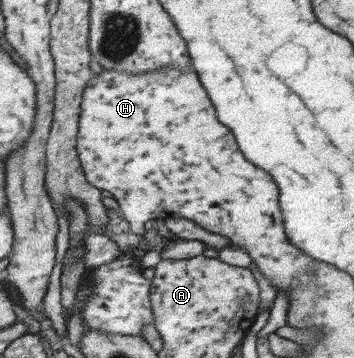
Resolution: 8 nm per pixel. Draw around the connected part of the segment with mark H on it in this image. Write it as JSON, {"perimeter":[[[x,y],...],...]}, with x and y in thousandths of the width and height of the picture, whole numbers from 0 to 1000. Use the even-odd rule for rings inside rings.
{"perimeter":[[[458,187],[424,204],[362,209],[288,190],[280,204],[260,204],[226,274],[212,419],[243,506],[314,539],[333,570],[333,595],[364,623],[367,648],[404,656],[404,628],[418,612],[534,612],[582,645],[641,662],[650,673],[638,690],[667,687],[695,704],[763,782],[774,813],[797,810],[811,835],[836,779],[853,785],[864,768],[881,771],[870,740],[887,723],[836,698],[802,656],[780,511],[734,466],[689,444],[655,366],[610,332],[605,299],[548,198]]]}

